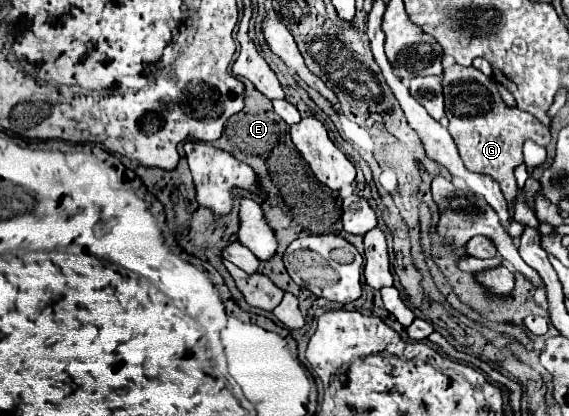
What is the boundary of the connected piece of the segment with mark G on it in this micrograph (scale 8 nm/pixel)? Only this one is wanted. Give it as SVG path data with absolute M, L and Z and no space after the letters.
M451 65L445 69L441 83L445 97L445 115L449 119L449 133L459 149L465 167L473 173L489 175L501 185L501 191L509 201L509 213L513 217L511 203L515 201L517 195L513 169L523 163L521 147L527 139L533 139L537 141L537 145L547 147L551 141L549 129L541 125L541 121L537 121L535 115L521 111L517 107L509 107L503 101L497 83L475 67Z

